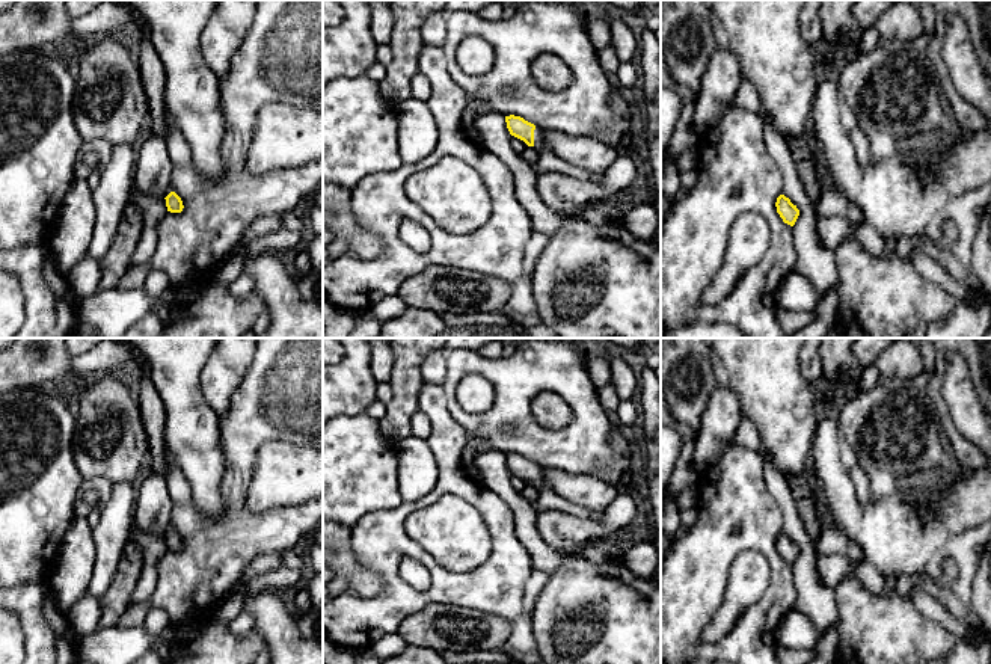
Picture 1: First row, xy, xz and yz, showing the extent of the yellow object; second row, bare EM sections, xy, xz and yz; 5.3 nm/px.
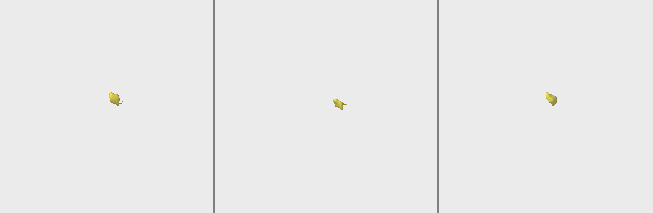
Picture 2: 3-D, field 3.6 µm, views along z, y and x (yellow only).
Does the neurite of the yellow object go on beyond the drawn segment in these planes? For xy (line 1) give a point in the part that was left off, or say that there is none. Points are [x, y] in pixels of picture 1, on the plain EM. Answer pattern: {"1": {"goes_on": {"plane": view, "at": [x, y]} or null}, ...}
{"1": {"goes_on": null}}

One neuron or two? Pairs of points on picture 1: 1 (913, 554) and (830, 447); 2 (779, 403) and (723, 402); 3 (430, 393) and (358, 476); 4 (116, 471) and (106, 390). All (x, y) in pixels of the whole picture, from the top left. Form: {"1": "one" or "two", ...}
{"1": "one", "2": "two", "3": "two", "4": "one"}

